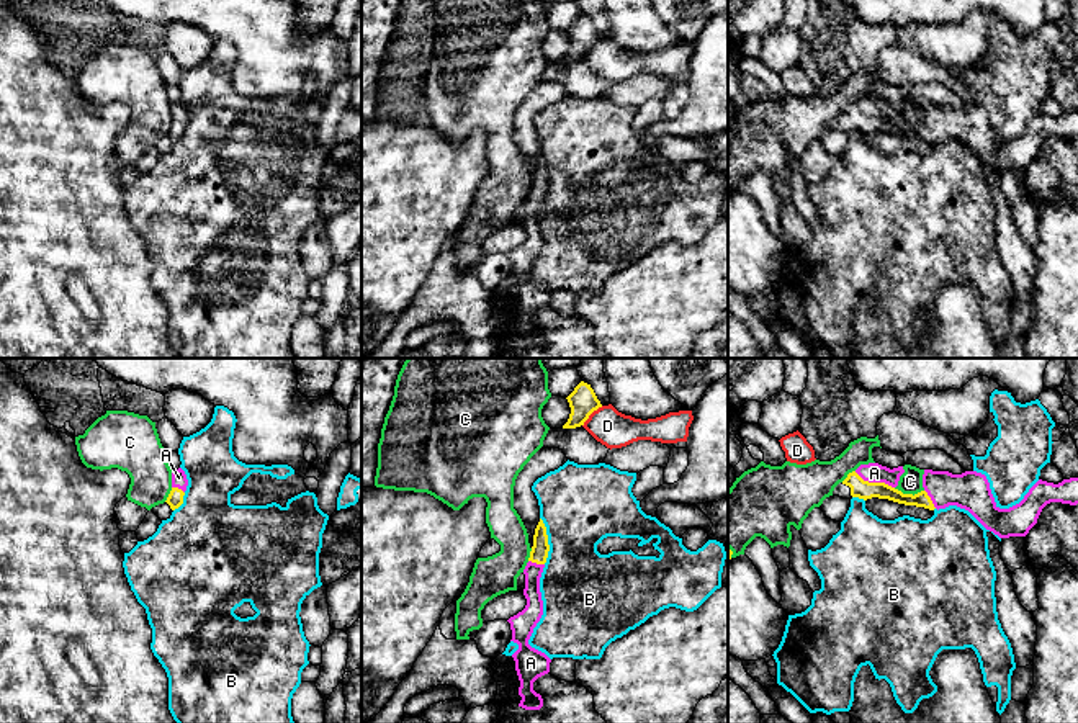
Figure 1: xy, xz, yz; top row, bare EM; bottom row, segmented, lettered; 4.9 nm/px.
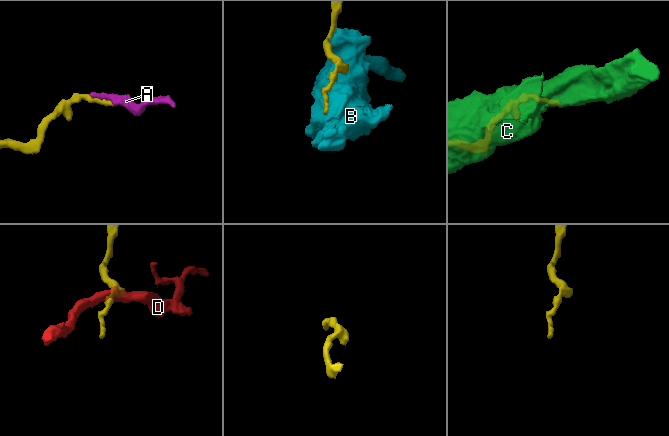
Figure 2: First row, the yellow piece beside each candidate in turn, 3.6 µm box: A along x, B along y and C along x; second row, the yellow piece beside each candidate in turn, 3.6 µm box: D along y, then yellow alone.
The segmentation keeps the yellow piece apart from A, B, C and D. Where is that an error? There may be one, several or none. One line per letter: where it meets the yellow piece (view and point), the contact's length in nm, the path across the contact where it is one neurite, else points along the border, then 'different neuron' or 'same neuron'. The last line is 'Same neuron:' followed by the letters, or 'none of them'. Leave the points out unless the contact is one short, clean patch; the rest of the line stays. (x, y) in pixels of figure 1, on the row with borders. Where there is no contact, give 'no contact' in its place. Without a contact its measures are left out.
A: meets yellow in yz at (874, 483); contact 220 nm long; runs through yz (859, 488), (864, 483), (874, 483), (874, 473); same neuron
B: meets yellow in xz at (547, 540); contact 240 nm long; different neuron
C: meets yellow in yz at (908, 494); contact 150 nm long; different neuron
D: meets yellow in xz at (591, 413); contact 140 nm long; border along xz (602, 406), (583, 426); different neuron
Same neuron: A

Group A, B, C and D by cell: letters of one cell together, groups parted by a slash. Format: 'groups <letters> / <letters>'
groups A / B / C / D

